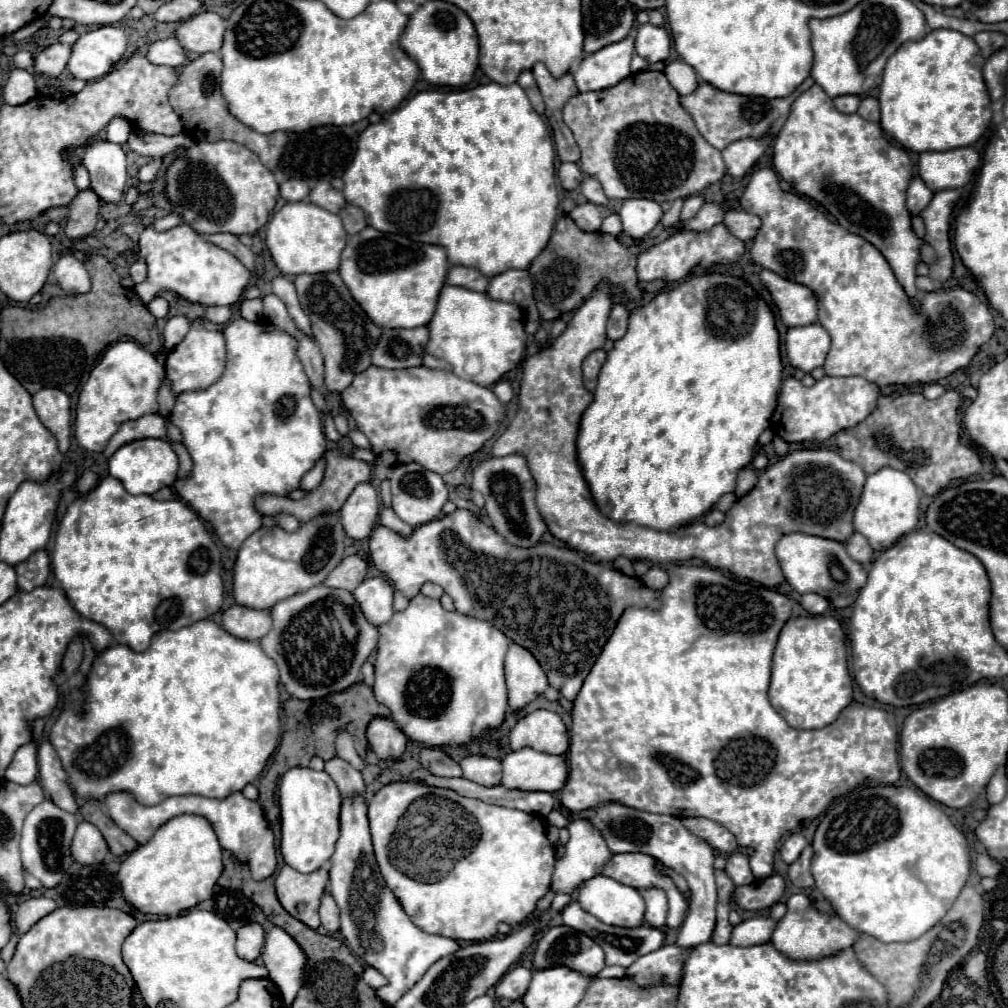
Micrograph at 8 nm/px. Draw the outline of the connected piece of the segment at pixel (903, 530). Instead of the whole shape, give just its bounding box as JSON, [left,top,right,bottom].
[855,468,919,550]

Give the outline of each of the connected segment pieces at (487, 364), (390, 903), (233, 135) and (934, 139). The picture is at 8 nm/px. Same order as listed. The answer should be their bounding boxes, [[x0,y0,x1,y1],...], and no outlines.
[[423,284,527,386],[329,796,459,1006],[169,52,287,170],[879,30,993,152]]

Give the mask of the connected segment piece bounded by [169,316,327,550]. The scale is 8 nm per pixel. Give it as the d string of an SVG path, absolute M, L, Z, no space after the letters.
M233 318L223 330L227 342L227 366L223 376L209 388L181 392L169 420L183 434L183 444L193 460L191 478L177 480L177 494L215 530L227 548L239 548L247 536L261 528L261 514L253 508L255 496L267 492L287 496L299 488L301 478L327 450L321 414L311 400L311 384L297 358L297 338L275 328L271 322Z

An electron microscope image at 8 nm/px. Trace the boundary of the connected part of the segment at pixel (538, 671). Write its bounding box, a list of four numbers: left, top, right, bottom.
[505,642,549,710]

